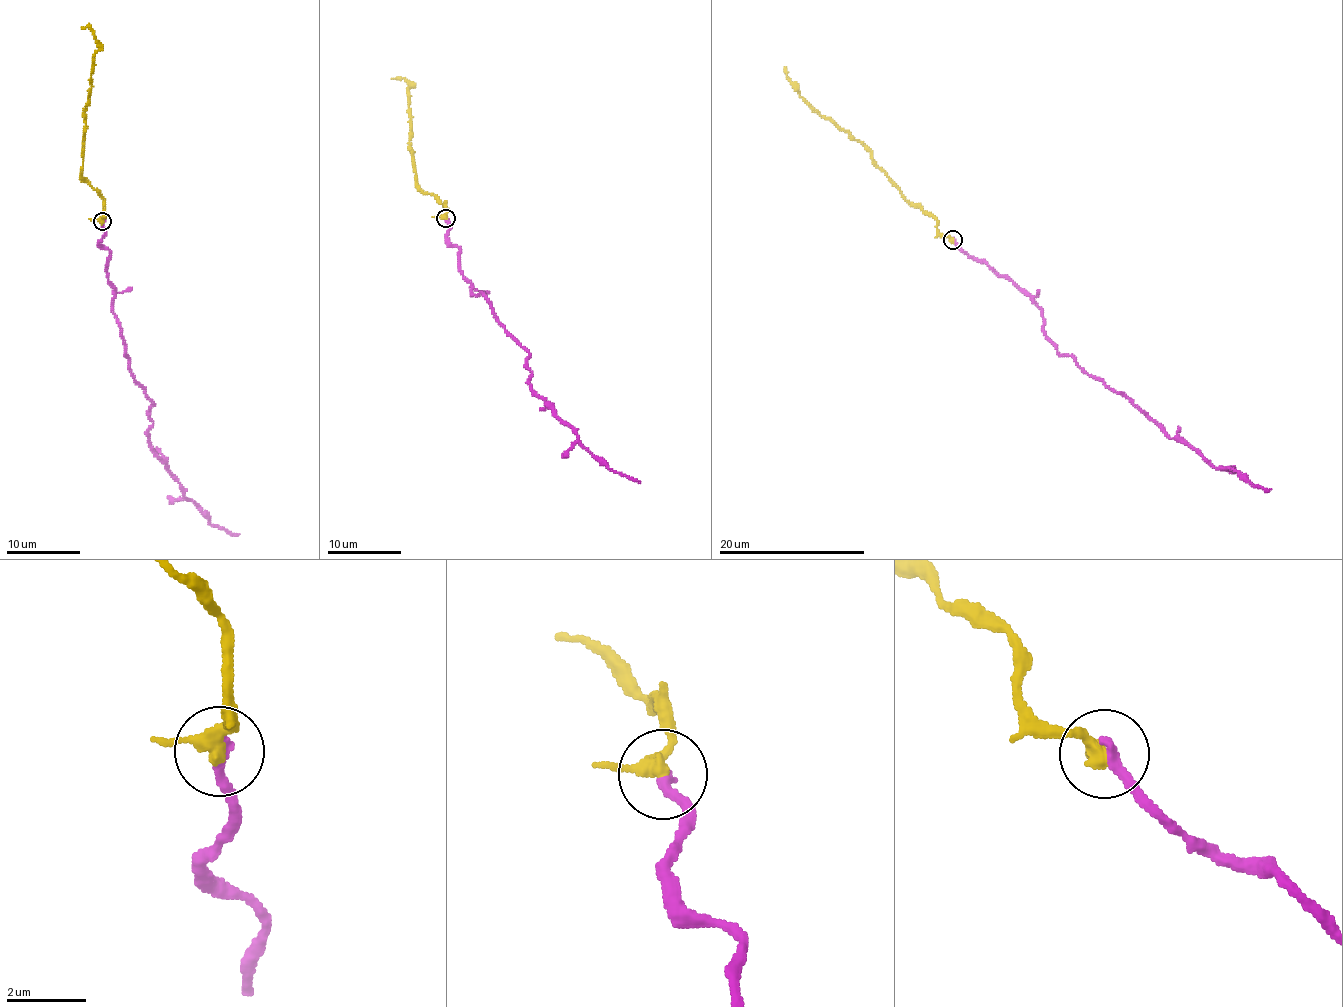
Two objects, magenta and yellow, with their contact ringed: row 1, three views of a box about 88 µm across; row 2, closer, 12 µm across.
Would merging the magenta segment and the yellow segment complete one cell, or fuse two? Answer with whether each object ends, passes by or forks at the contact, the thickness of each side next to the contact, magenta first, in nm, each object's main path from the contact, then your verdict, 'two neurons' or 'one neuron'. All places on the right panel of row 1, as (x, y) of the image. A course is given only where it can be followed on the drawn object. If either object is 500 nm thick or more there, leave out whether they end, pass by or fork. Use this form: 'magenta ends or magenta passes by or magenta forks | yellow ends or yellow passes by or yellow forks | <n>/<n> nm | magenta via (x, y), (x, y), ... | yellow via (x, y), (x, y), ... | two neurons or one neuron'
magenta ends | yellow passes by | 320/320 nm | magenta via (953, 239), (1028, 296), (1041, 310), (1043, 335), (1061, 354), (1216, 467), (1229, 466), (1271, 489) | yellow via (953, 239), (939, 232), (937, 221), (911, 202), (859, 142), (821, 117), (785, 73) | one neuron

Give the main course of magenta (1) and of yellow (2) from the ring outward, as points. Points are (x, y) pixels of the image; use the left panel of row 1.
1: (101, 221), (99, 242), (109, 251), (106, 277), (129, 371), (153, 403), (151, 448), (211, 524), (239, 534)
2: (101, 221), (103, 200), (82, 175), (85, 108), (99, 43), (87, 27), (81, 29)

